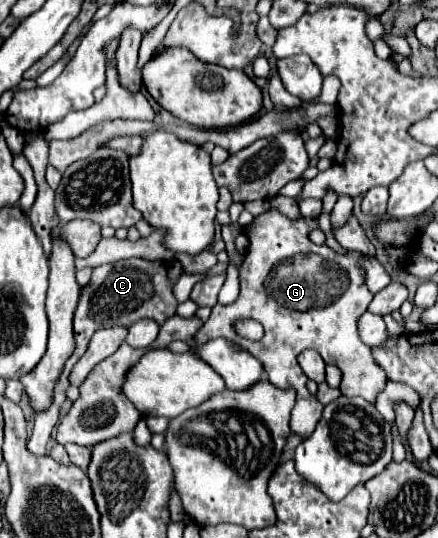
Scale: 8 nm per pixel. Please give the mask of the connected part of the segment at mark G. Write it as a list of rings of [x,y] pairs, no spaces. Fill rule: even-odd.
[[[269,209],[255,219],[255,231],[249,233],[249,247],[239,269],[241,295],[231,305],[215,305],[211,317],[197,333],[195,343],[205,343],[215,337],[225,337],[235,345],[247,349],[263,363],[267,379],[279,387],[293,387],[297,391],[297,403],[291,411],[291,431],[307,439],[319,417],[321,403],[311,399],[307,391],[307,377],[297,363],[297,355],[305,349],[317,351],[325,363],[333,363],[343,373],[343,395],[363,397],[375,403],[377,393],[385,387],[385,373],[373,363],[371,349],[359,339],[357,319],[367,311],[373,293],[363,281],[363,273],[357,267],[357,255],[337,255],[325,245],[309,241],[309,229],[315,229],[315,219],[289,221],[285,215]],[[321,269],[325,269],[325,285],[321,285]],[[241,319],[255,319],[263,325],[265,335],[259,341],[249,341],[235,333],[235,323]]]

